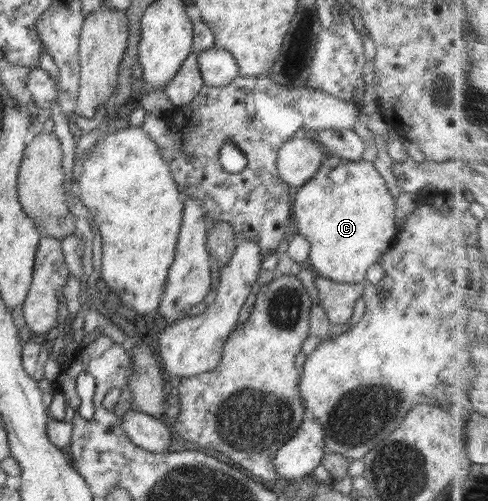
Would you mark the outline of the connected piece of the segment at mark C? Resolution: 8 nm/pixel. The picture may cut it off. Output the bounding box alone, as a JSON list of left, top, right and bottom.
[292,154,399,284]

